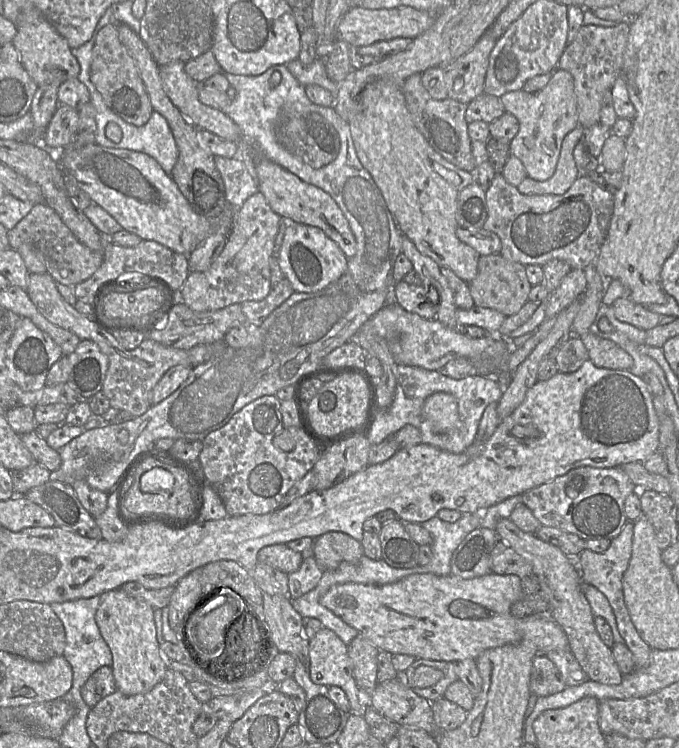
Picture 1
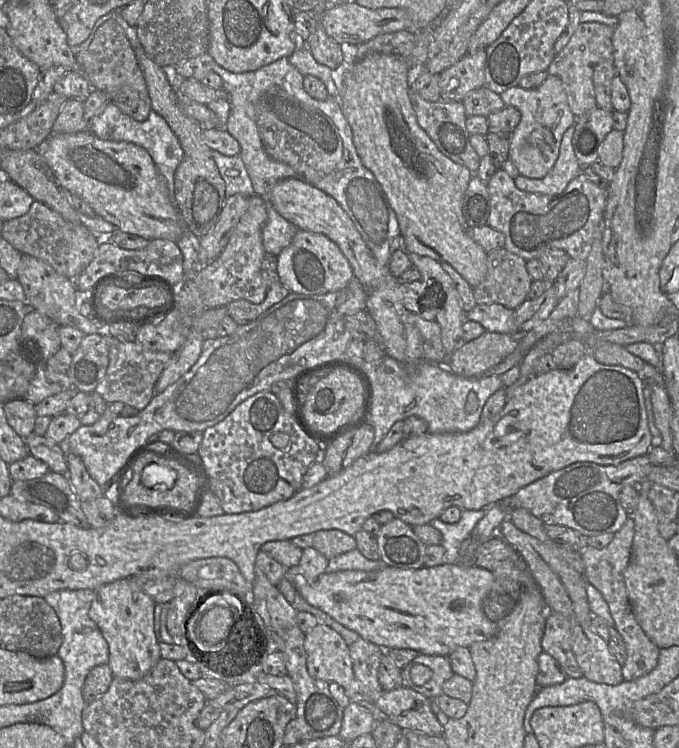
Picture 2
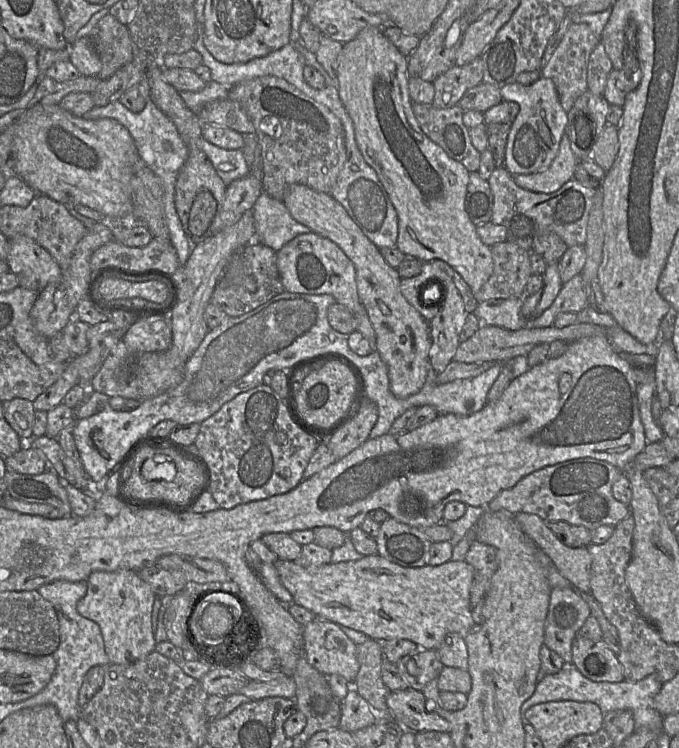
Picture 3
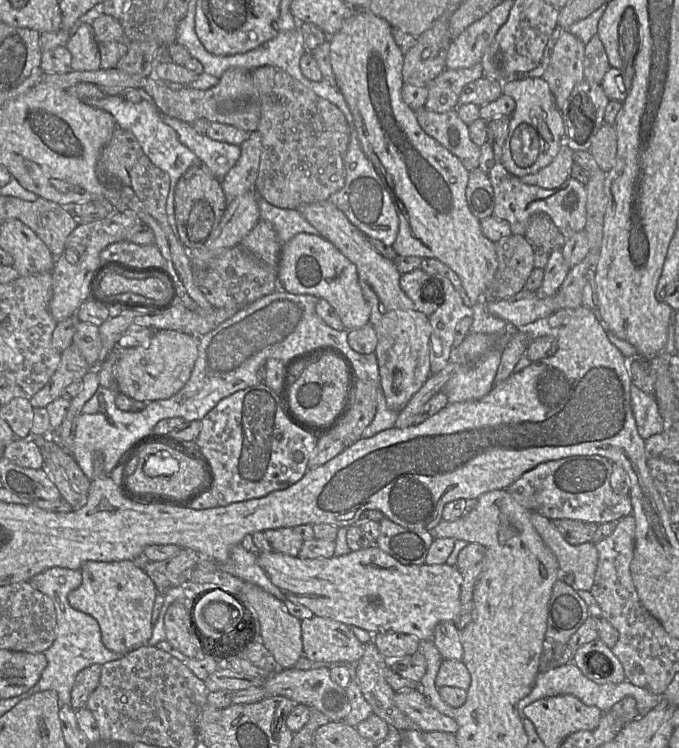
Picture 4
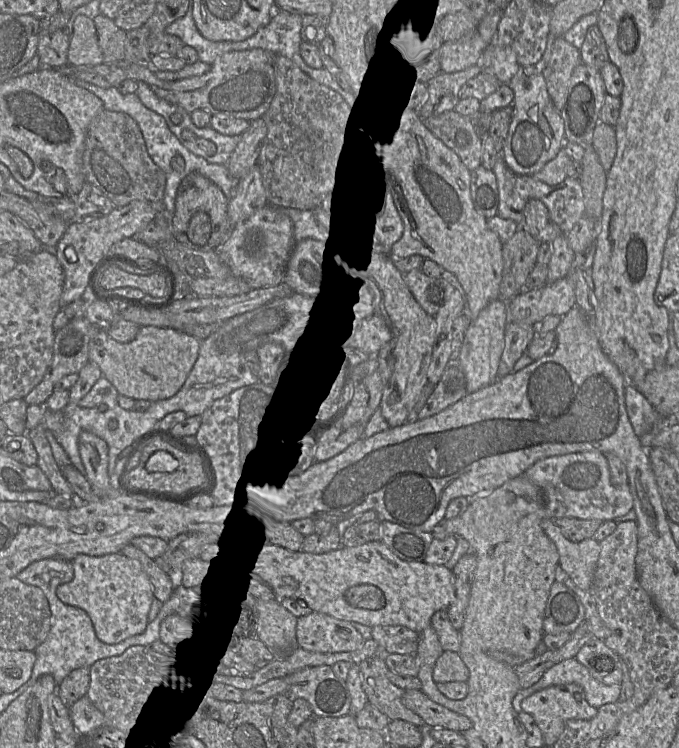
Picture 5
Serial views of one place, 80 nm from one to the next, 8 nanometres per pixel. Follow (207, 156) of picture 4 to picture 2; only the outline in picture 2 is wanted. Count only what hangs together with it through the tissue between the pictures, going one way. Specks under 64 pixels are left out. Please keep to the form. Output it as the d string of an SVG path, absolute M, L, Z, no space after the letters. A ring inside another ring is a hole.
M212 151L213 160L225 183L226 198L235 194L251 197L255 190L250 177L239 155L225 156L218 151Z

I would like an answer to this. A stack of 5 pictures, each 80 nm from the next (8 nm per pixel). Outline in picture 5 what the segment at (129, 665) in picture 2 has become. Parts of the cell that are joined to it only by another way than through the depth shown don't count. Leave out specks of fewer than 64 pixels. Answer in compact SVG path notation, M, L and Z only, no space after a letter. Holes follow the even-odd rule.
M121 553L104 556L77 555L73 561L74 578L57 587L57 597L67 605L84 610L90 617L95 633L105 644L118 644L127 638L144 633L149 623L148 614L155 598L152 584L139 561Z

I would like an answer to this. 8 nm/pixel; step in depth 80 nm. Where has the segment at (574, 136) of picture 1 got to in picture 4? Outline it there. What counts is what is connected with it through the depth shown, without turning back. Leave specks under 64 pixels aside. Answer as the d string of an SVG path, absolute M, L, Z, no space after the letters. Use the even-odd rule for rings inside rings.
M562 142L556 158L548 166L536 174L521 177L521 182L544 189L559 188L570 177L574 164L573 152L565 142Z

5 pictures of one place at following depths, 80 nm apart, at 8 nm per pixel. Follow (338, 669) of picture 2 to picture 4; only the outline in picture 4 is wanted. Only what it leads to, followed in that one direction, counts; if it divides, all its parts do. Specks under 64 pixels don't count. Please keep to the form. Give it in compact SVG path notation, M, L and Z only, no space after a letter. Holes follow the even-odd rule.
M314 615L301 620L301 634L303 656L313 661L354 666L364 653L364 644L357 639L350 627L329 618Z

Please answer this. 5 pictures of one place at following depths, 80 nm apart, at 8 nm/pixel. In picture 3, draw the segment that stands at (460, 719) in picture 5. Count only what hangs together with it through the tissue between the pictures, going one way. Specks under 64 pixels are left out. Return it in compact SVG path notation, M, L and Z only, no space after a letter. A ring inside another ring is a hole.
M408 687L390 692L386 704L391 718L406 731L450 731L448 721L431 709L422 691Z

